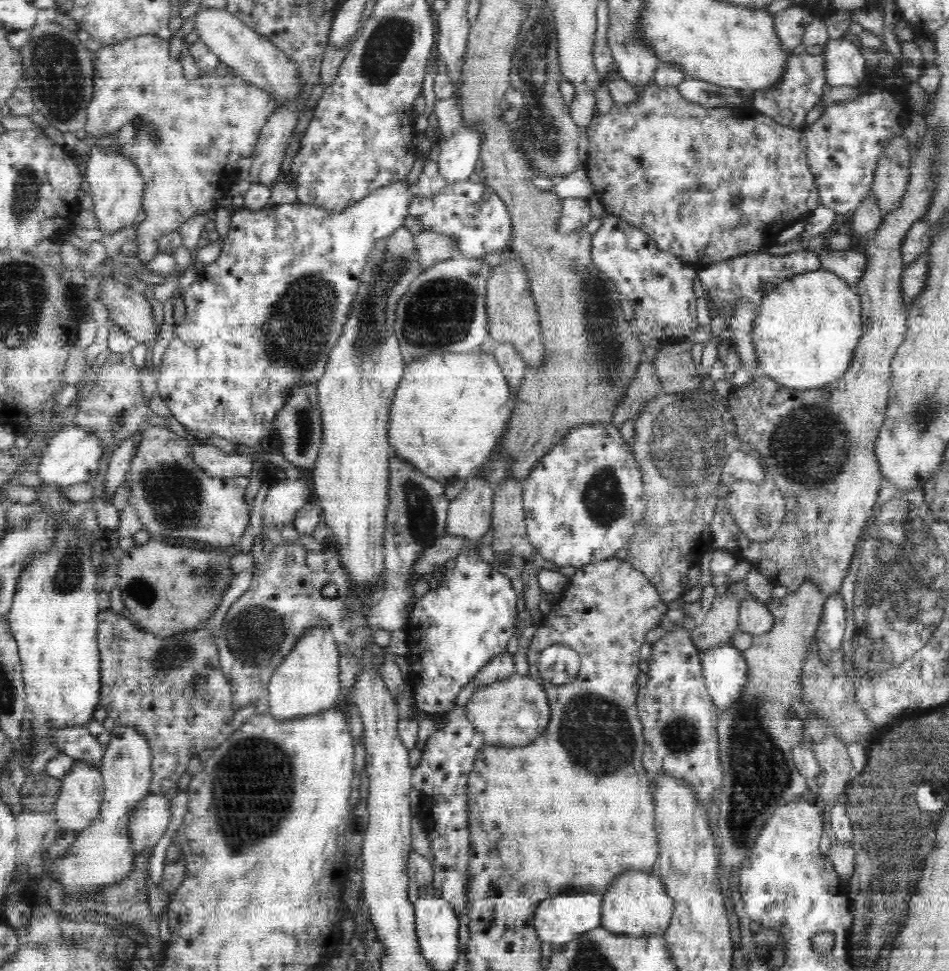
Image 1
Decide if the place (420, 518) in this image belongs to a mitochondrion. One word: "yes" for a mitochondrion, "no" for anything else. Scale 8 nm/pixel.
yes

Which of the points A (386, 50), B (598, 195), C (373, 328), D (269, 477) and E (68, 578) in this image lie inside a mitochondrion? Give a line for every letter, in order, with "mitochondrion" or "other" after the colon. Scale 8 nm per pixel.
A: mitochondrion
B: other
C: mitochondrion
D: other
E: mitochondrion

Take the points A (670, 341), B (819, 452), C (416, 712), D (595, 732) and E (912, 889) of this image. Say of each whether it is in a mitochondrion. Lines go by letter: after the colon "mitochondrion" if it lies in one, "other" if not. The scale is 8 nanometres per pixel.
A: other
B: mitochondrion
C: other
D: mitochondrion
E: other

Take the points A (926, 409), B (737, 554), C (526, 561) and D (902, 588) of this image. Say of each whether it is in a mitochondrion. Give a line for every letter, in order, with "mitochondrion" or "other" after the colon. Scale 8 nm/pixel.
A: mitochondrion
B: other
C: other
D: mitochondrion

